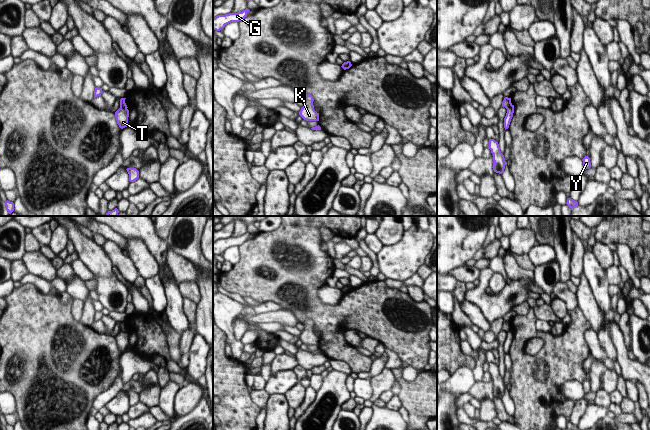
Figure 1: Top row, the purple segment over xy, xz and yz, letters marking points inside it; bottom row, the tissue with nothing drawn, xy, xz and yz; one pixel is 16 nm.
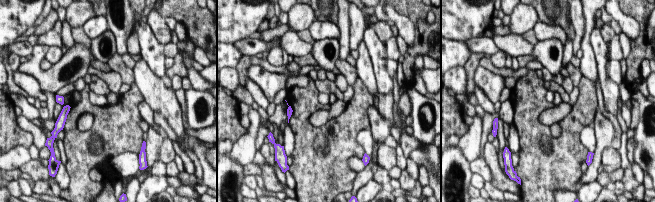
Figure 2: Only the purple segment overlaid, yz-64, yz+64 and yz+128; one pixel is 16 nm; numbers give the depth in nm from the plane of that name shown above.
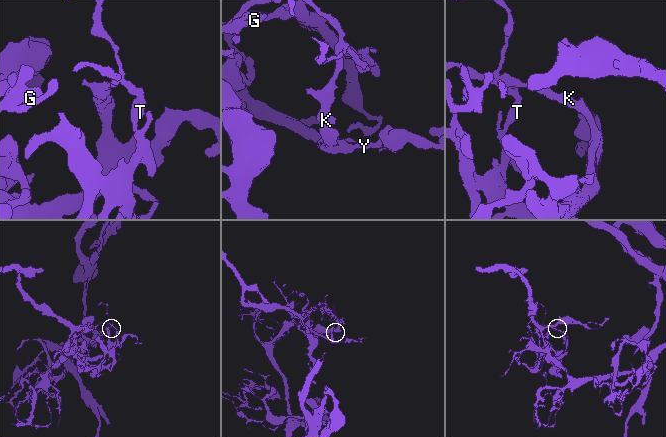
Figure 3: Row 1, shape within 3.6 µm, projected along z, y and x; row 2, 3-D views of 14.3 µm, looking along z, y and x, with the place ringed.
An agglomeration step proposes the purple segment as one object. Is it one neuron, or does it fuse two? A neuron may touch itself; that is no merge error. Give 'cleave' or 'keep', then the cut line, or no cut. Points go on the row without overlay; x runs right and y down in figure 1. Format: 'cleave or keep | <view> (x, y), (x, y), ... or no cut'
cleave | yz (513, 329), (507, 333)

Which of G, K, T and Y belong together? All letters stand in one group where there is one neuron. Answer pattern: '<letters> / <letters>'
G / K T Y

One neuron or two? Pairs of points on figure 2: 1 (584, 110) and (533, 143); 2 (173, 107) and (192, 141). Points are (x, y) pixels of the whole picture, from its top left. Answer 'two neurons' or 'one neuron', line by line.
1: one neuron
2: one neuron

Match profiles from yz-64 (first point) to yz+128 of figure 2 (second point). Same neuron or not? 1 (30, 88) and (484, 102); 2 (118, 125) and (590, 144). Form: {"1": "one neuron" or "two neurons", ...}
{"1": "one neuron", "2": "two neurons"}

